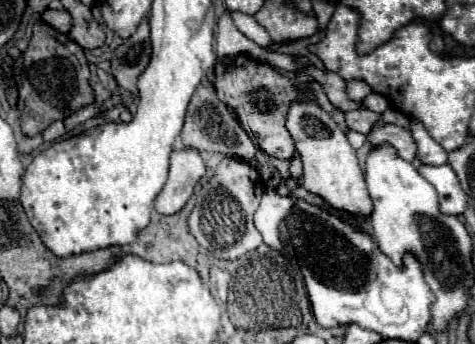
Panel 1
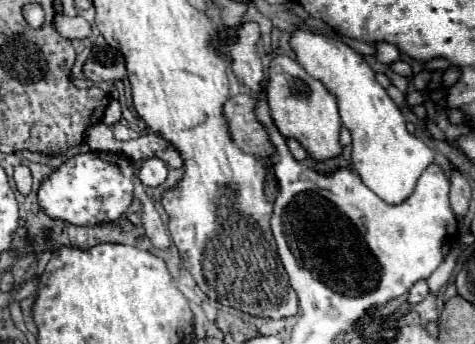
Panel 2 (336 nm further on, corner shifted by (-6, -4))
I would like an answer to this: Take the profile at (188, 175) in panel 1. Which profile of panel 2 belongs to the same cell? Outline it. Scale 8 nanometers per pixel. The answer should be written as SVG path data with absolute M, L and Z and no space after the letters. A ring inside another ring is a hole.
M159 158L145 160L139 168L139 180L143 182L143 186L157 188L167 180L167 176L169 176L169 166Z

